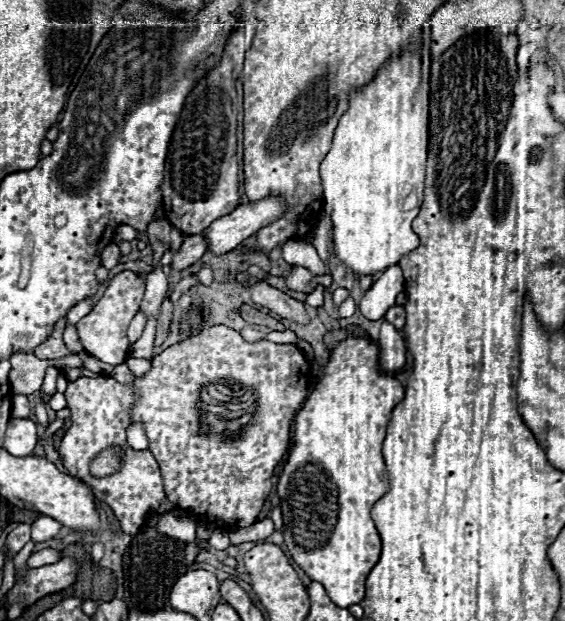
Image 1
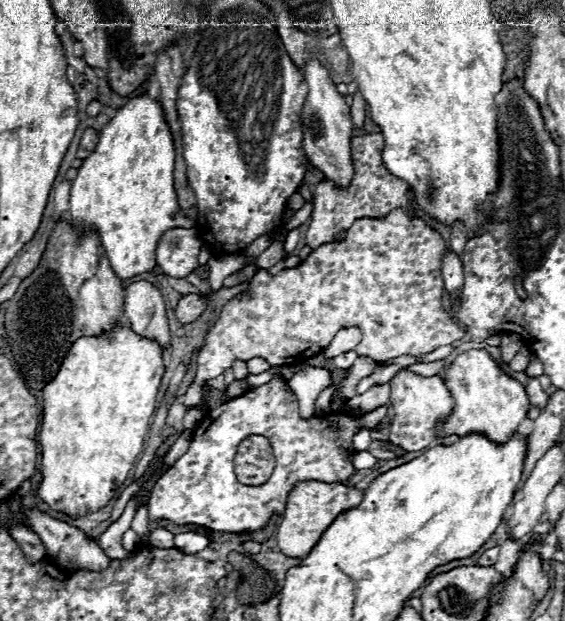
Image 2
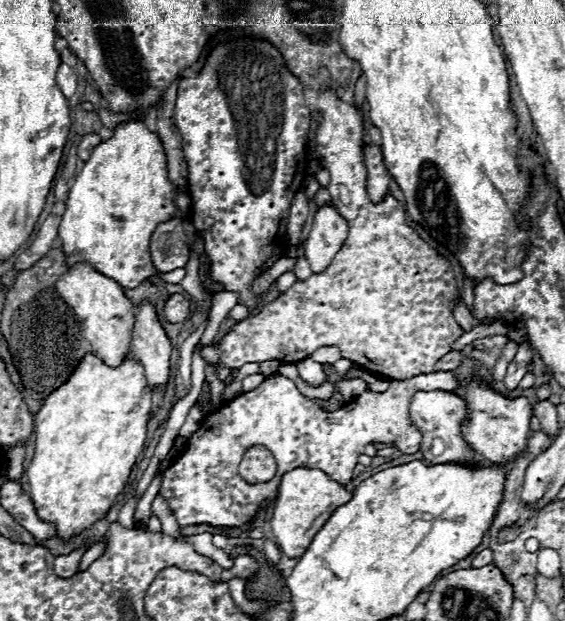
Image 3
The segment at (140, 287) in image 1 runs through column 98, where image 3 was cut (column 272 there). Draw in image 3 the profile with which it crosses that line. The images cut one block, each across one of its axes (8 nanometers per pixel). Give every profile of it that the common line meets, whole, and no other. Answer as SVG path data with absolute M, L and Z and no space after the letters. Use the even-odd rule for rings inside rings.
M324 88L318 92L314 110L320 112L318 130L314 136L314 152L316 158L324 162L324 168L330 172L328 192L332 204L348 220L348 238L344 246L336 252L326 272L310 274L310 278L306 280L296 280L282 296L264 304L258 314L236 322L234 328L226 332L220 340L216 340L212 346L204 346L204 362L212 364L214 368L240 368L246 362L266 360L298 362L308 358L314 350L334 344L340 348L342 358L352 360L356 366L370 370L372 374L382 374L392 380L408 380L416 374L434 372L434 364L444 354L448 354L450 346L464 334L464 330L452 316L452 300L458 294L458 286L454 286L456 280L450 260L438 254L426 240L418 236L412 226L408 226L406 210L398 200L388 196L380 204L370 202L366 192L368 174L362 156L362 114L352 104L342 102L332 88Z

